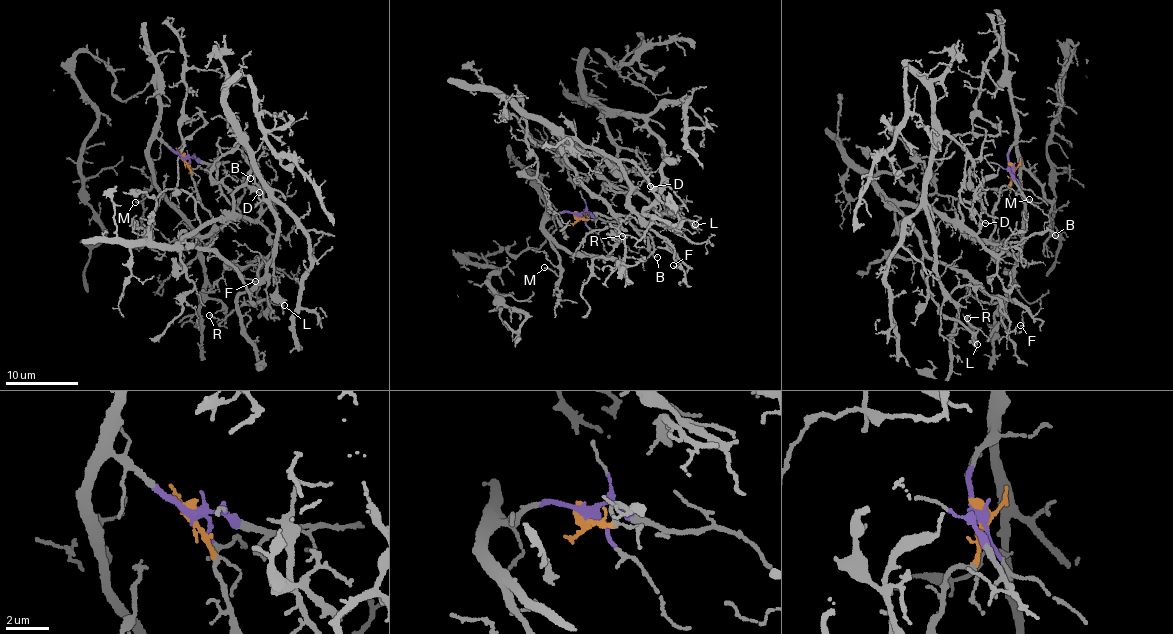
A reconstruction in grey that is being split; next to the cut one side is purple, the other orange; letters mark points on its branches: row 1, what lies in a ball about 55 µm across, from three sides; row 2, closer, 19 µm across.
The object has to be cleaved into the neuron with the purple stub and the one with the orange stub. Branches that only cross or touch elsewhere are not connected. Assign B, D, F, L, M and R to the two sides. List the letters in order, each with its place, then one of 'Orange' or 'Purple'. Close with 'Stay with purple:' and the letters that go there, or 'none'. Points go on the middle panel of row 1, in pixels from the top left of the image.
B: Place: (657, 257). Orange
D: Place: (650, 186). Orange
F: Place: (673, 265). Orange
L: Place: (695, 224). Orange
M: Place: (544, 267). Purple
R: Place: (622, 236). Orange
Stay with purple: M

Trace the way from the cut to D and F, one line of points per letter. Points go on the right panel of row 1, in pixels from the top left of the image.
D: (1011, 167), (989, 237), (962, 235), (931, 207), (911, 205), (957, 221), (964, 201), (986, 224)
F: (1011, 167), (987, 238), (931, 207), (898, 208), (931, 257), (1017, 300), (1020, 325)

